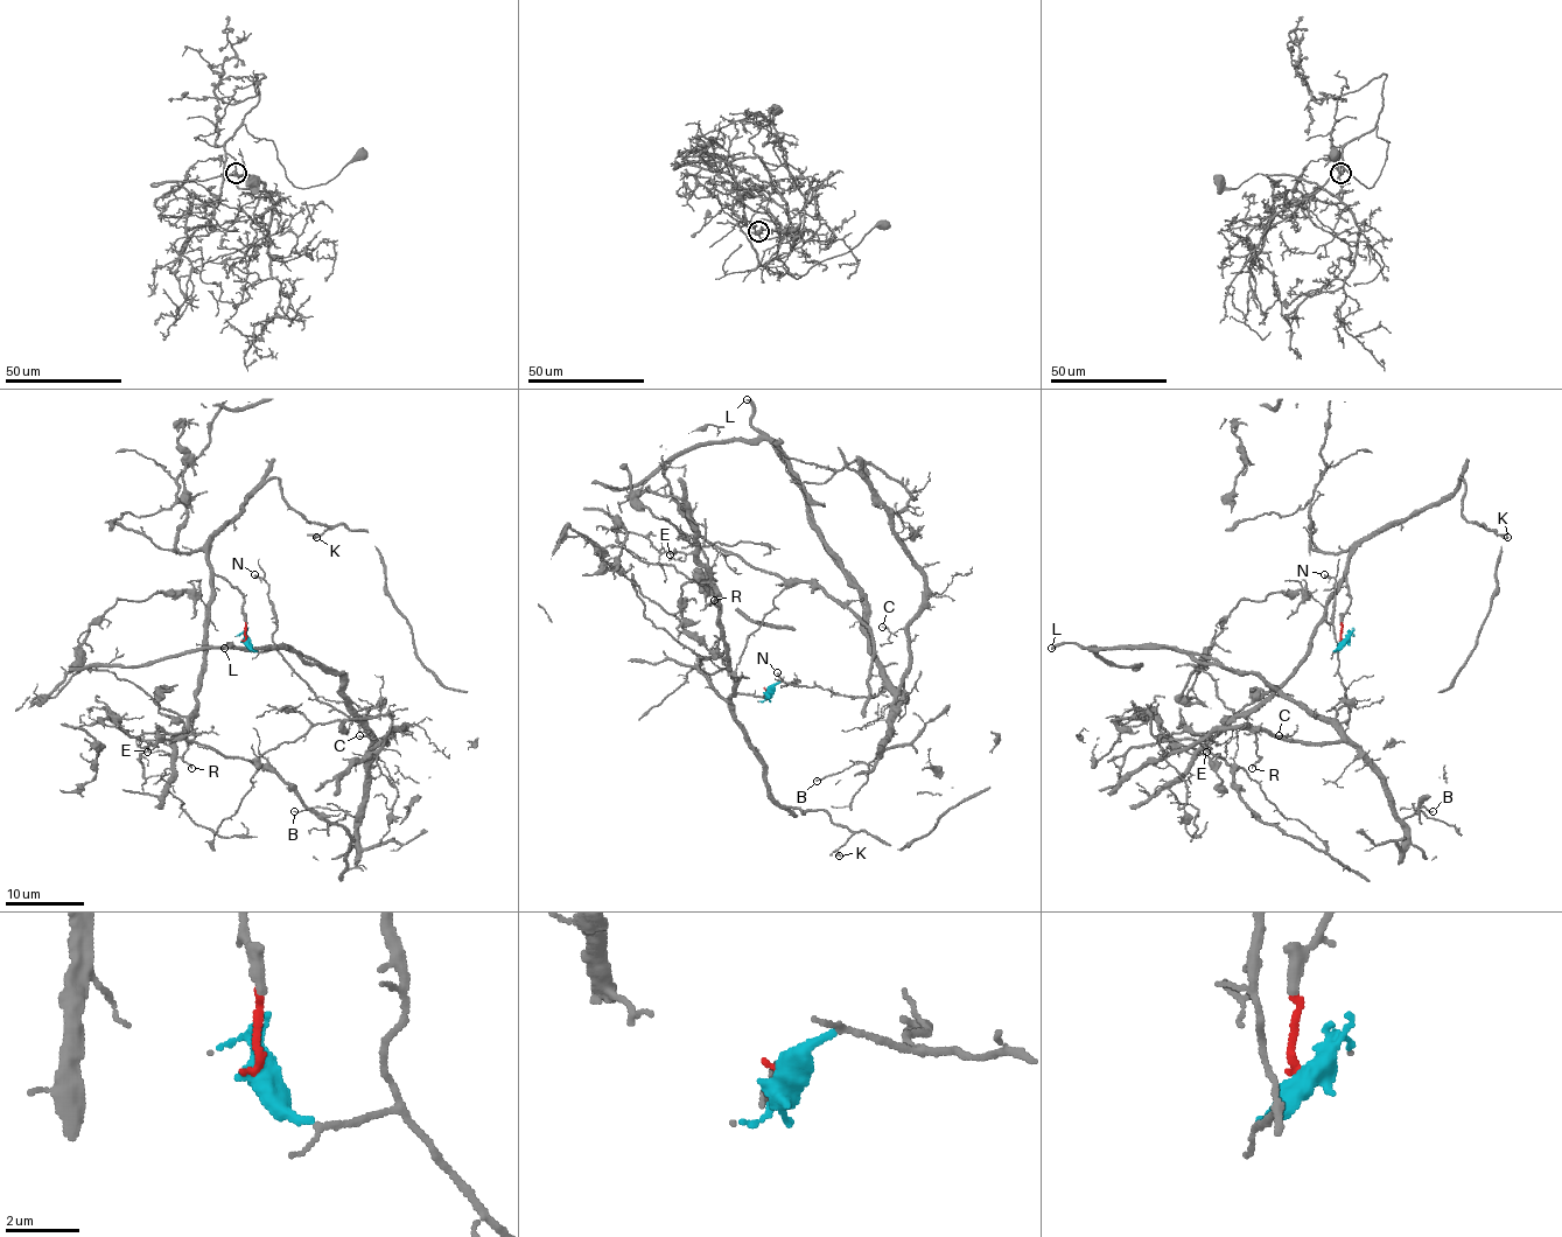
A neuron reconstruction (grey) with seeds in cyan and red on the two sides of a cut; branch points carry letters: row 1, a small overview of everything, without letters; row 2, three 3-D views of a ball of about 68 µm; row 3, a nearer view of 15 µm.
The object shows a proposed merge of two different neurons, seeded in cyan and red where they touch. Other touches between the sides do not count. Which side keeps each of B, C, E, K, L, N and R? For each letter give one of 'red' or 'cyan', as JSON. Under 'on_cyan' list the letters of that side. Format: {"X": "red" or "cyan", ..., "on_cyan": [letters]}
{"B": "cyan", "C": "cyan", "E": "red", "K": "red", "L": "cyan", "N": "cyan", "R": "red", "on_cyan": ["B", "C", "L", "N"]}

